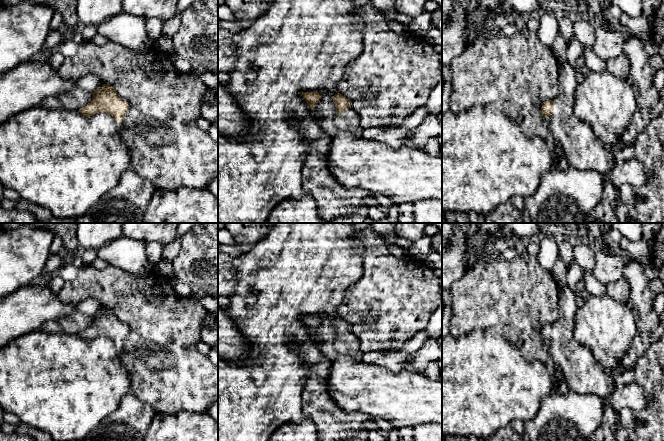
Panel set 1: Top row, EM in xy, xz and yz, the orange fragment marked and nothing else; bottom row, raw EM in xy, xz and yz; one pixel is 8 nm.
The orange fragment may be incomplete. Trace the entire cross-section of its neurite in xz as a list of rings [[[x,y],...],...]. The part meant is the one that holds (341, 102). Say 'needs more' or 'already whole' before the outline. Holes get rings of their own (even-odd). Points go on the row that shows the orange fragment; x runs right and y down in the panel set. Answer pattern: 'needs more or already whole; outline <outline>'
needs more; outline [[[340,93],[333,96],[336,113],[332,118],[320,121],[323,131],[332,137],[338,132],[349,132],[357,137],[362,137],[363,128],[360,124],[360,117],[350,107],[350,100]]]

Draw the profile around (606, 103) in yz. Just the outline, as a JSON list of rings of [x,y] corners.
[[[589,71],[581,83],[578,83],[574,95],[574,114],[586,122],[595,136],[607,146],[616,143],[629,125],[636,111],[637,93],[634,85],[626,79],[618,78],[609,71]]]

